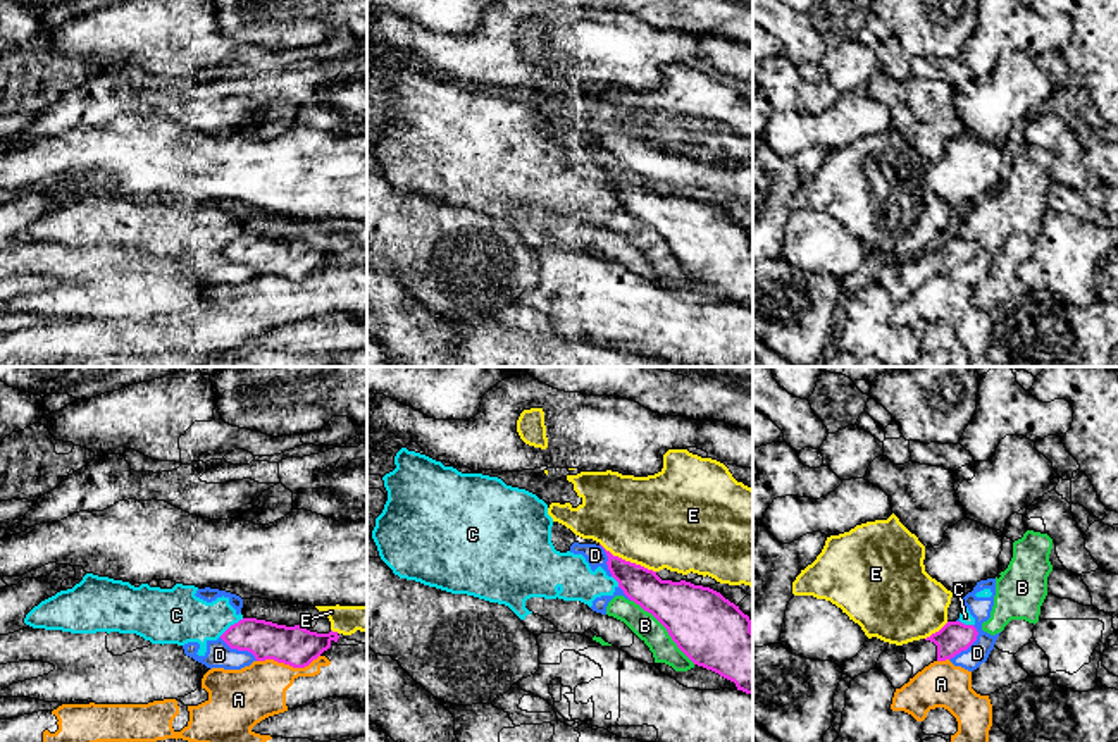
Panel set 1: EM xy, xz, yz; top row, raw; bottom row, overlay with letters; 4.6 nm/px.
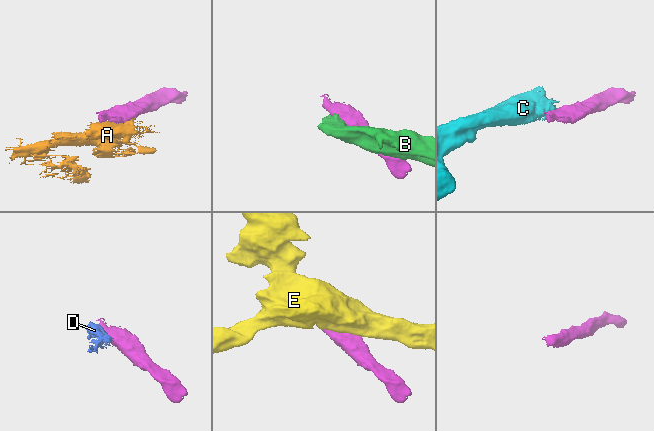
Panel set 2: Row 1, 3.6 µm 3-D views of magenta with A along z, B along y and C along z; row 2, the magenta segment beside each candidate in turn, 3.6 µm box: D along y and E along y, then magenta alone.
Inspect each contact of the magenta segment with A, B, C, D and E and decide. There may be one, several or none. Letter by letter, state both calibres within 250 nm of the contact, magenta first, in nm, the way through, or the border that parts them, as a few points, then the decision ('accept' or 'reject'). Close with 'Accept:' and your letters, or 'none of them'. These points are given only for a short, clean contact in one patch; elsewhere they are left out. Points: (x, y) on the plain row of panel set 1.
A: calibres 190 and 260 nm; reject
B: calibres 320 and 120 nm; reject
C: calibres 180 and 240 nm; border xy (243, 233), (231, 238), (219, 250); reject
D: calibres 150 and 100 nm; reject
E: calibres 190 and 440 nm; border xz (600, 157), (614, 169), (655, 186); reject
Accept: none of them

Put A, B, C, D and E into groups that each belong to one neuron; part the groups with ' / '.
A / B C D / E

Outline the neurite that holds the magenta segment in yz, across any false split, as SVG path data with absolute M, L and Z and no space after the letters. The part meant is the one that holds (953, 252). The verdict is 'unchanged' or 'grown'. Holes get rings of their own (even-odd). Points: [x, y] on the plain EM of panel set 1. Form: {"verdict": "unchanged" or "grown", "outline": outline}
{"verdict": "grown", "outline": "M947 236L927 253L903 260L889 258L877 275L894 303L901 303L910 293L934 275L946 275L966 265L977 255L977 243L961 236Z"}

